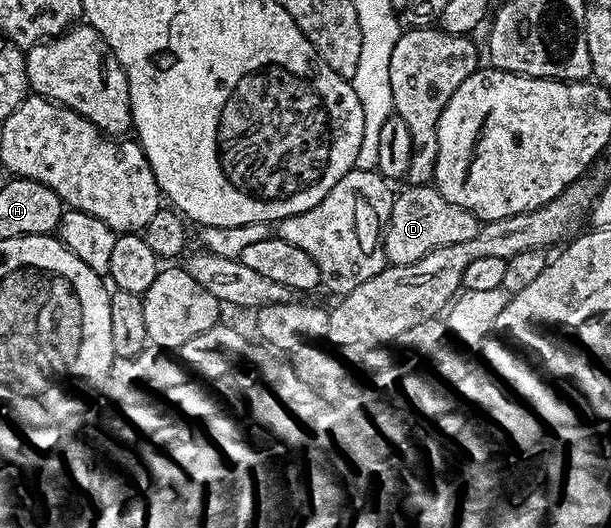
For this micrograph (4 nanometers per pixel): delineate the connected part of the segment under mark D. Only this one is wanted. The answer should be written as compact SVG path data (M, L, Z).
M434 185L407 186L395 194L395 203L383 232L385 256L392 266L408 266L433 252L433 248L461 244L477 236L480 225L480 219L473 212L449 204Z

